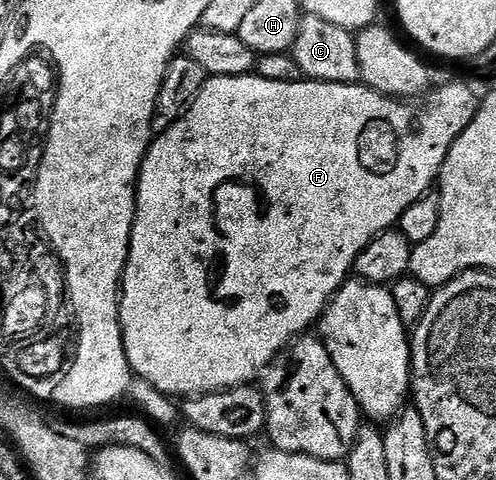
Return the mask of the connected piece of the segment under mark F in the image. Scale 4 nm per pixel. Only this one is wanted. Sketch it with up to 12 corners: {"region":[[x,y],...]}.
{"region":[[210,77],[146,151],[118,316],[253,384],[476,117]]}

